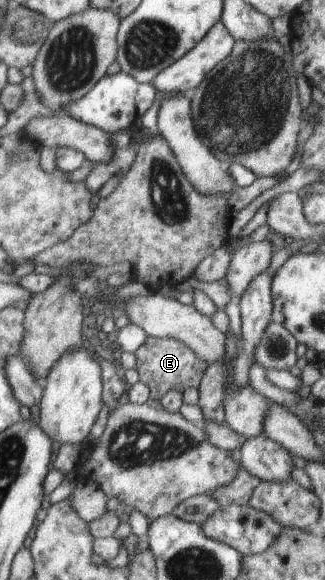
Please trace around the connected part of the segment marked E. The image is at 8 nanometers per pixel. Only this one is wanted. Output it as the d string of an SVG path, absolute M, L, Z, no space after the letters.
M149 337L136 355L138 363L135 369L139 374L139 380L149 386L153 400L161 401L173 389L181 392L187 388L197 389L208 366L187 343L177 339Z

